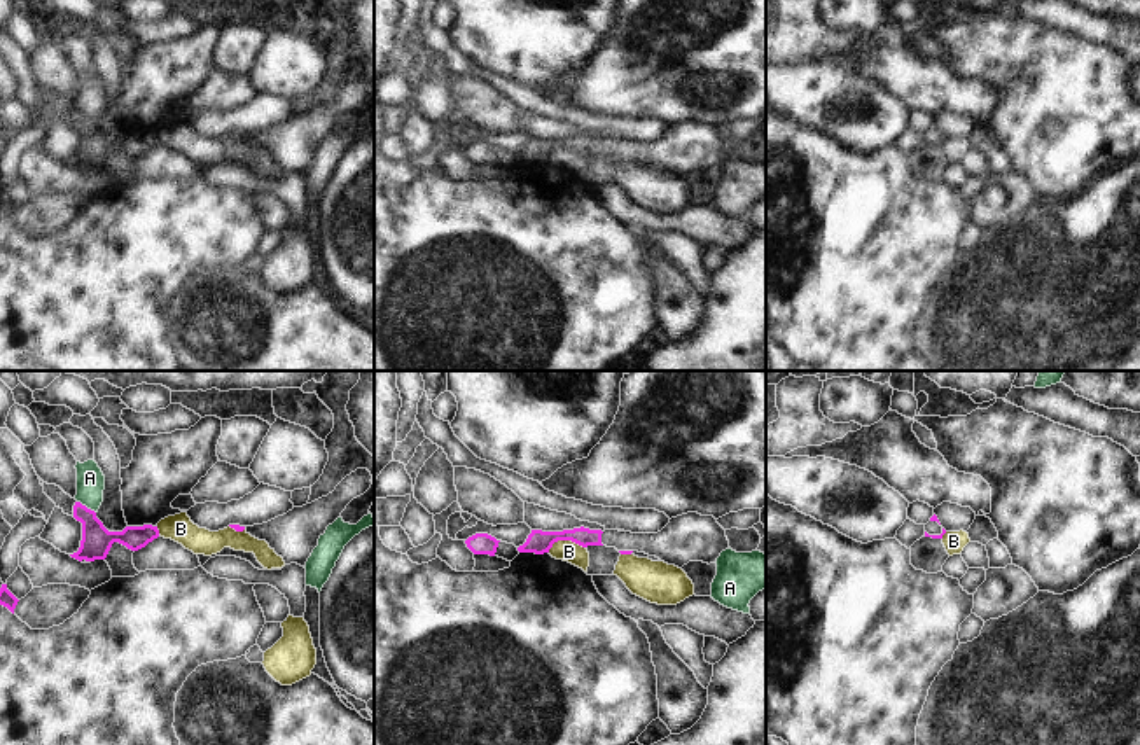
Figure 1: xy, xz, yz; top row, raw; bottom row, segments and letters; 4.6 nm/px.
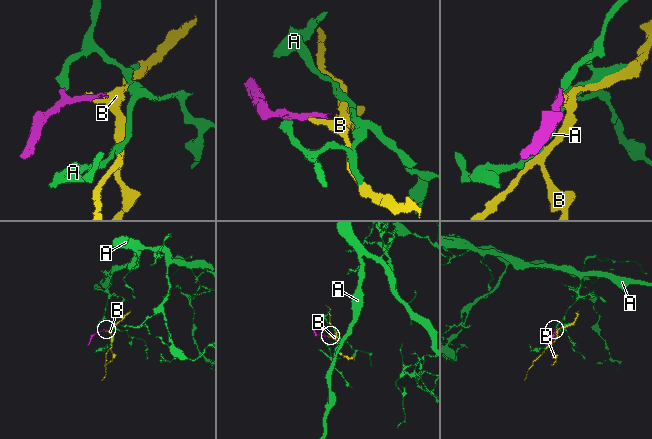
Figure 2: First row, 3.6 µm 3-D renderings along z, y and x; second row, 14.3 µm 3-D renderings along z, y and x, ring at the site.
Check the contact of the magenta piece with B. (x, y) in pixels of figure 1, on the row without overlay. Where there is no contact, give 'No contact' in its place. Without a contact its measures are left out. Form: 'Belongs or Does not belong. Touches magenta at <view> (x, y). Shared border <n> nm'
Does not belong. Touches magenta at xz (565, 147). Shared border 180 nm

